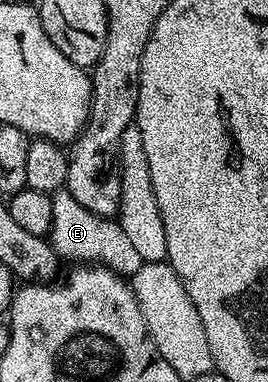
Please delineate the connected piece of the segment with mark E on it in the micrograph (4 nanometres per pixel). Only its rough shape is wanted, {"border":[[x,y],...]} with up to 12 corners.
{"border":[[52,194],[60,258],[131,277],[142,260],[113,219]]}

